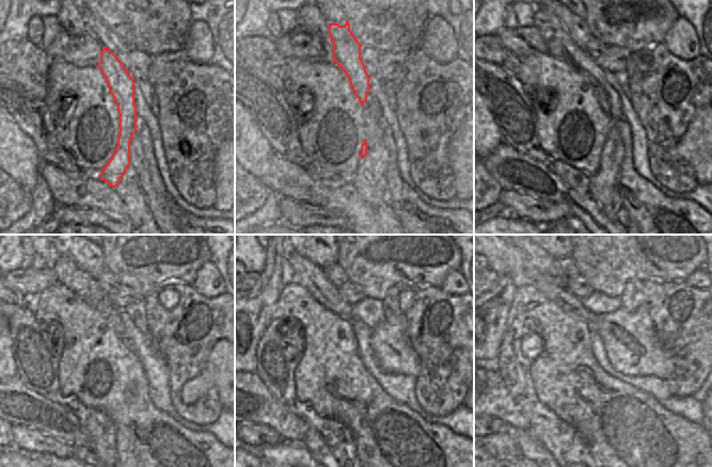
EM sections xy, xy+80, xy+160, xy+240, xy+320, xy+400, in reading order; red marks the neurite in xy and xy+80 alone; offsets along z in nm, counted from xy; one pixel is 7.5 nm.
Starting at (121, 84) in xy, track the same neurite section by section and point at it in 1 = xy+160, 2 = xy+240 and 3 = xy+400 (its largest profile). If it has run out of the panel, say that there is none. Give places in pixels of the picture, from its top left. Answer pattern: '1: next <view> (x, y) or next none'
1: next xy+160 (575, 27)
2: next xy+240 (88, 256)
3: next xy+400 (557, 256)

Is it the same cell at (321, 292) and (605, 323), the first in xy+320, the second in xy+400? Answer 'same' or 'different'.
different

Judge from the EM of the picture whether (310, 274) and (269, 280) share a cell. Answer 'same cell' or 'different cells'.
different cells

